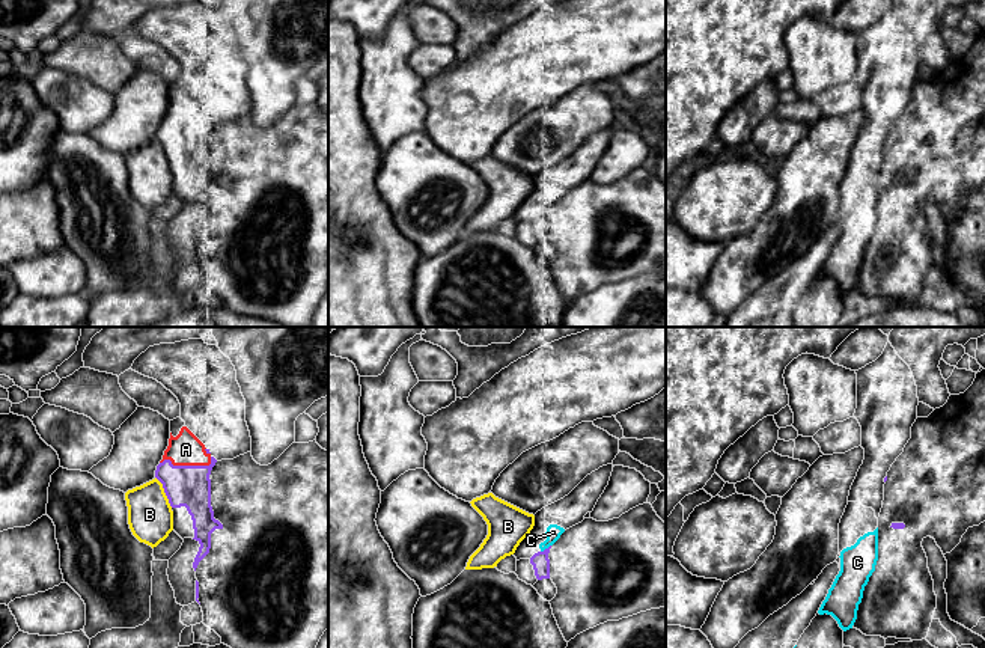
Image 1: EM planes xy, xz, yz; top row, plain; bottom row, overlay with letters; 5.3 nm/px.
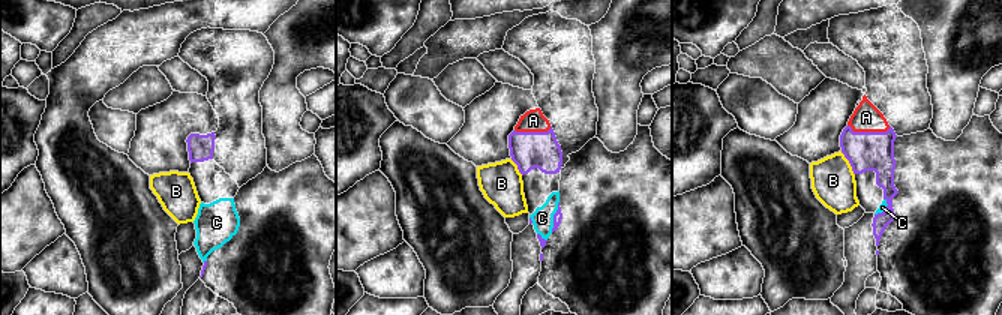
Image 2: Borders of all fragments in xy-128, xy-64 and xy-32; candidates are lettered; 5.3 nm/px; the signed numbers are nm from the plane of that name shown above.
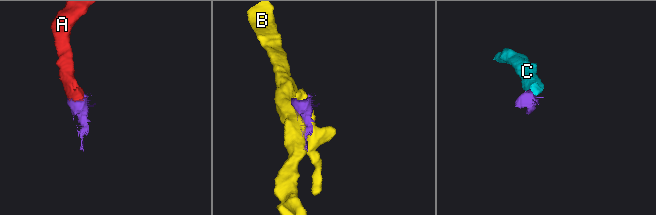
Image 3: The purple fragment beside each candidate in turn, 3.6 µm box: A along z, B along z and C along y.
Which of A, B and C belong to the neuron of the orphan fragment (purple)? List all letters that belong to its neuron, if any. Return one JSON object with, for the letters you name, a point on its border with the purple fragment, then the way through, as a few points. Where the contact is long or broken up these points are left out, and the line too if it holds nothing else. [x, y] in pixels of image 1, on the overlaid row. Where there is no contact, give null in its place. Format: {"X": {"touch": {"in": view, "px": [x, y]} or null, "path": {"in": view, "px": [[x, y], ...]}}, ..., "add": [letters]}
{"A": {"touch": {"in": "xy", "px": [187, 466]}, "path": {"in": "xy", "px": [[186, 486], [187, 466], [186, 449]]}}, "C": {"touch": {"in": "xz", "px": [545, 549]}}, "add": ["A", "C"]}

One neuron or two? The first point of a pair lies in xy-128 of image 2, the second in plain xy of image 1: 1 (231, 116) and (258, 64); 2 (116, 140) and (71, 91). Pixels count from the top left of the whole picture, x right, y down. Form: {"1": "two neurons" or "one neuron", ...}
{"1": "two neurons", "2": "one neuron"}

